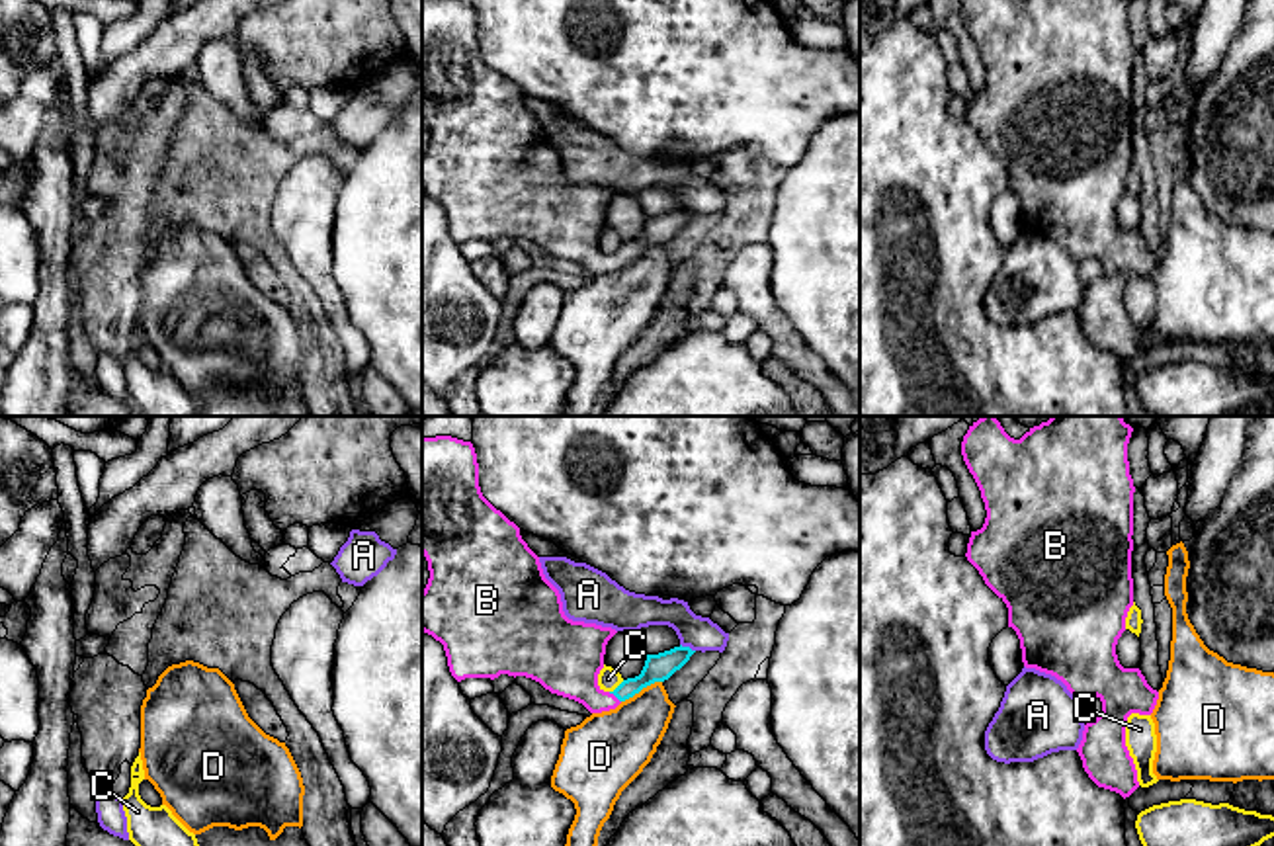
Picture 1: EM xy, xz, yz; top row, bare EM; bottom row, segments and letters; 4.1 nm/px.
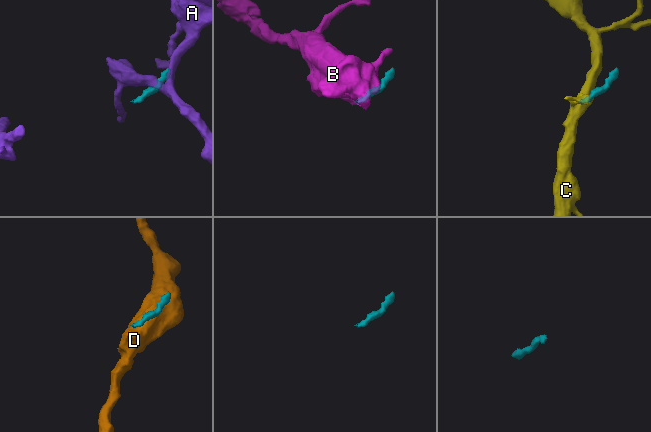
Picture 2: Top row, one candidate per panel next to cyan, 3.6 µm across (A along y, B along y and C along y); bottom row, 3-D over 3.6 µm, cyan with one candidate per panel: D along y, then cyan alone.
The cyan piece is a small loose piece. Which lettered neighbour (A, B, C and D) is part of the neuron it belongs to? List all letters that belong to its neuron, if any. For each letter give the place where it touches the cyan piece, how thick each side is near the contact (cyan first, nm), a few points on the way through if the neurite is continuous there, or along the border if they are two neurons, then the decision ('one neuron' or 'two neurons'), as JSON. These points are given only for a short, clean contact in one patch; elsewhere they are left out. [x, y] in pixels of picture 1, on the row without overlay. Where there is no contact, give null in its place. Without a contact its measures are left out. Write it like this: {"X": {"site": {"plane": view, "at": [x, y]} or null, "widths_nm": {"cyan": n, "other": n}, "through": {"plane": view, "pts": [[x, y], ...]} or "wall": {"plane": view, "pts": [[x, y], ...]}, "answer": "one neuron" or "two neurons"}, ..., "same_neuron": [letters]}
{"A": {"site": {"plane": "xz", "at": [688, 210]}, "widths_nm": {"cyan": 110, "other": 140}, "wall": {"plane": "xz", "pts": [[680, 206], [694, 213]]}, "answer": "two neurons"}, "B": {"site": {"plane": "xz", "at": [614, 256]}, "widths_nm": {"cyan": 110, "other": 300}, "through": {"plane": "xz", "pts": [[659, 229], [639, 245], [614, 256], [598, 258], [567, 219]]}, "answer": "one neuron"}, "C": {"site": {"plane": "xz", "at": [618, 249]}, "widths_nm": {"cyan": 110, "other": 90}, "wall": {"plane": "xz", "pts": [[624, 243], [610, 254]]}, "answer": "two neurons"}, "D": {"site": {"plane": "xz", "at": [641, 251]}, "widths_nm": {"cyan": 110, "other": 280}, "answer": "two neurons"}, "same_neuron": ["B"]}

